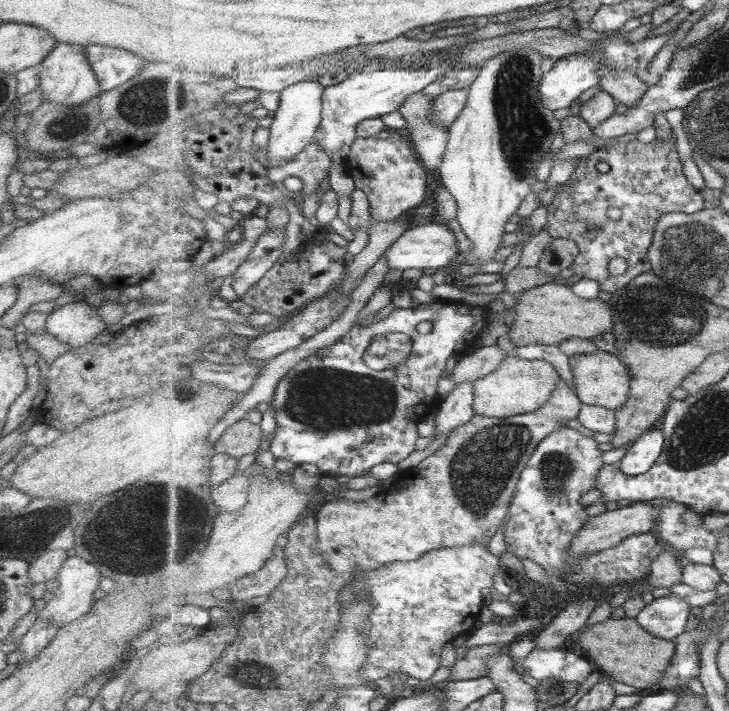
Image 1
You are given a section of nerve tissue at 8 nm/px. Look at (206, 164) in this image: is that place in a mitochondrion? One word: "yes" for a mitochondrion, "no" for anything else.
no

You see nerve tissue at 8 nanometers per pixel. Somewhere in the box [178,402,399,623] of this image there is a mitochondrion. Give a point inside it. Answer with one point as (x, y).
(195, 514)

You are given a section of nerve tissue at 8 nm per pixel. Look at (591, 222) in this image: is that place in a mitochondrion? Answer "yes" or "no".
yes

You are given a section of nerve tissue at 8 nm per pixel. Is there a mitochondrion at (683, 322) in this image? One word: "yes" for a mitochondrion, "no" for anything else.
yes

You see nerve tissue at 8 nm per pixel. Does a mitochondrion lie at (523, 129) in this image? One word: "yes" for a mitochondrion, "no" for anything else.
yes

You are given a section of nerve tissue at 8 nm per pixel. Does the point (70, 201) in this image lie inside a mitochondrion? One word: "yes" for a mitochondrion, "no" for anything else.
no

